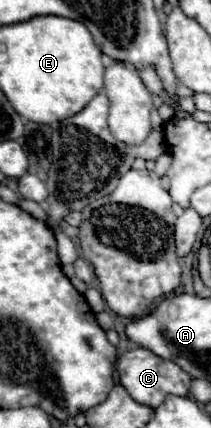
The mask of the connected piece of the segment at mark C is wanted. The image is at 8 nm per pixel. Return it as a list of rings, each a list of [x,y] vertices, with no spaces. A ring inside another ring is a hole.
[[[144,347],[126,351],[124,355],[120,355],[116,367],[118,367],[118,375],[120,375],[120,385],[128,391],[128,395],[134,401],[148,405],[152,409],[156,409],[168,393],[172,393],[172,395],[188,395],[190,393],[192,377],[186,371],[180,371],[180,367],[176,367],[176,363],[160,359],[158,355],[154,355],[152,351],[148,351]]]

